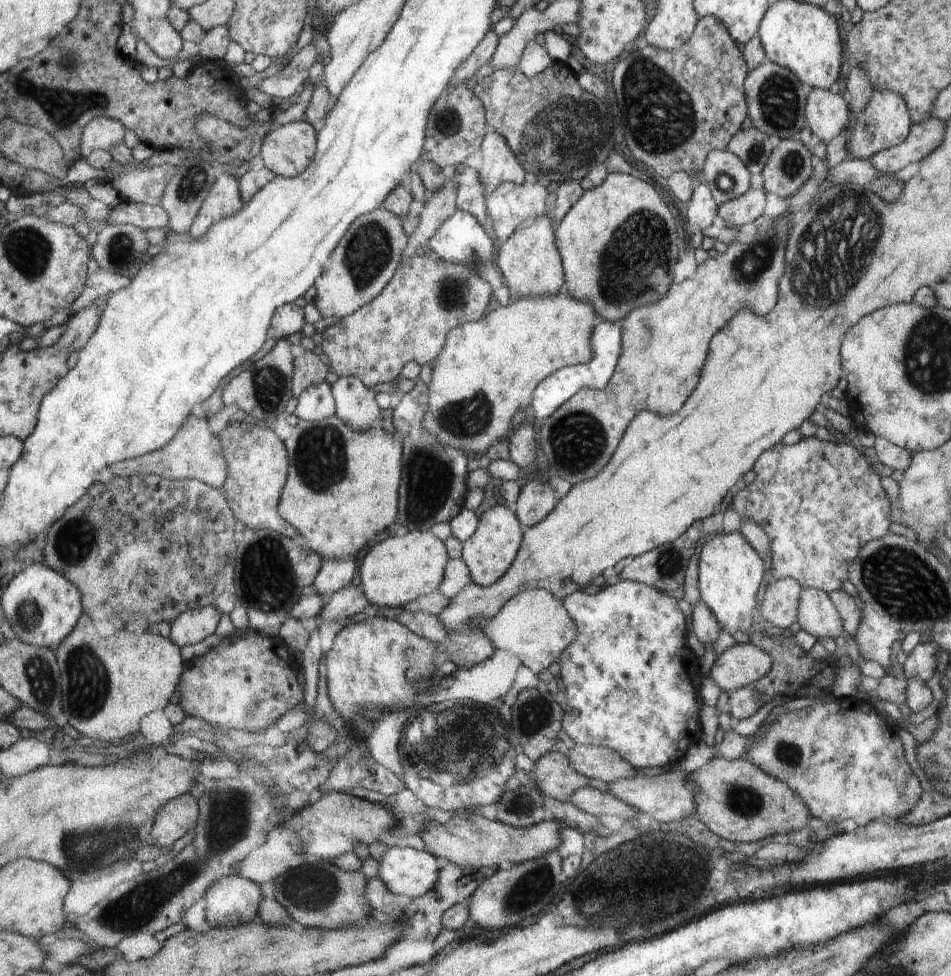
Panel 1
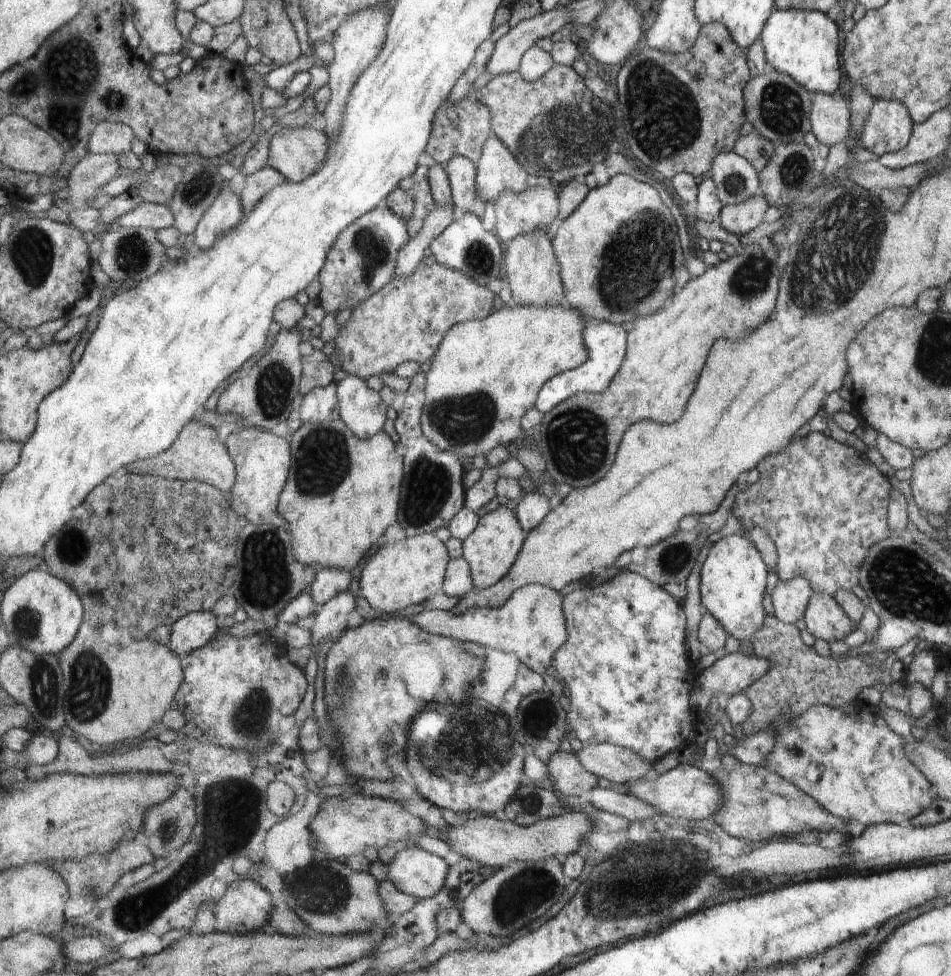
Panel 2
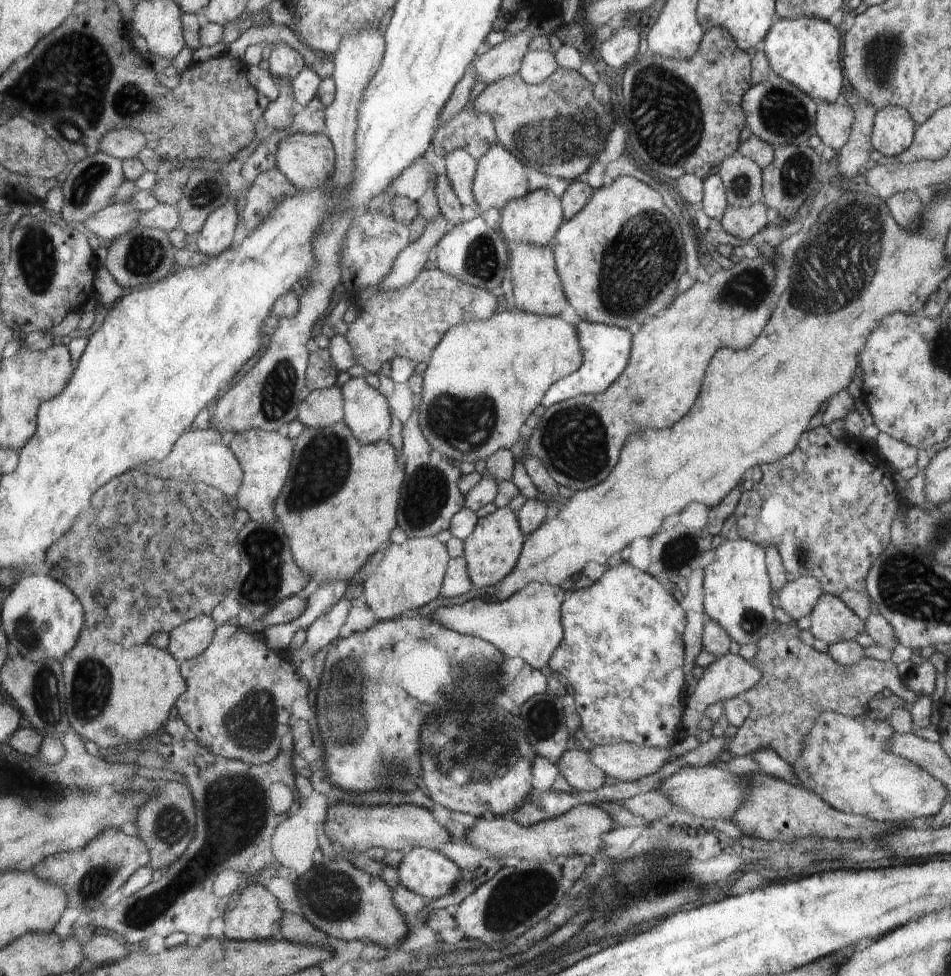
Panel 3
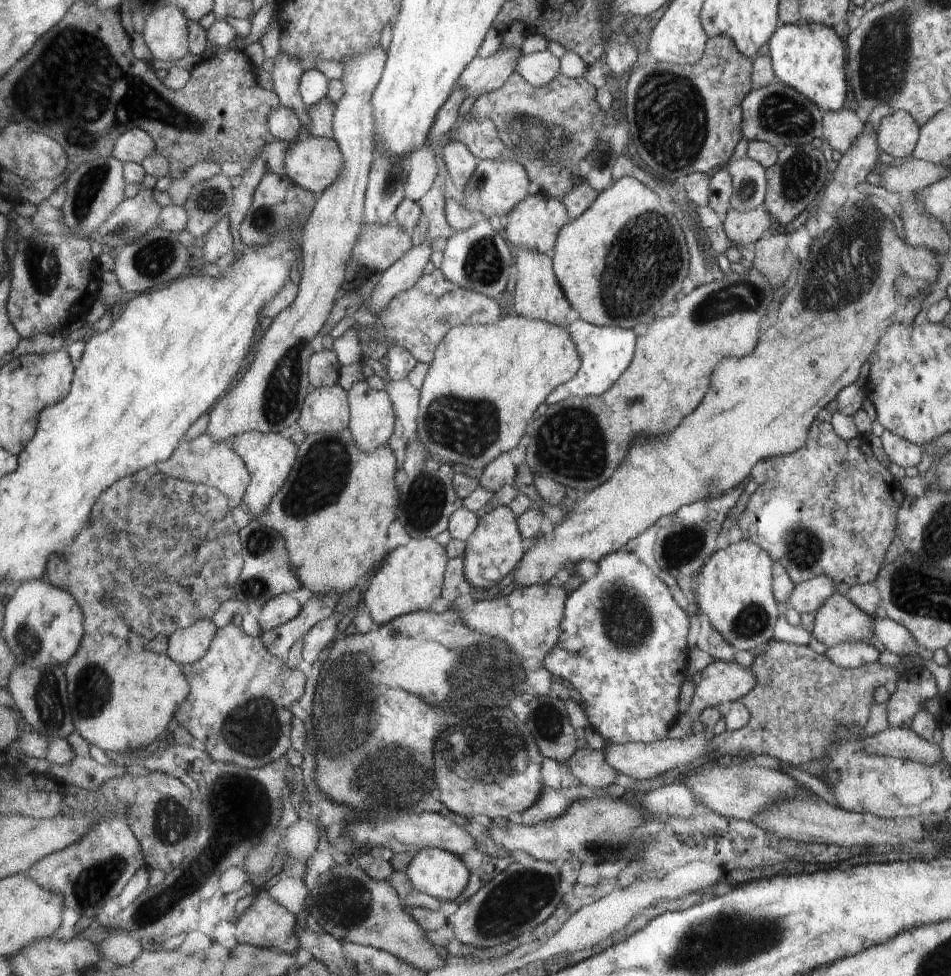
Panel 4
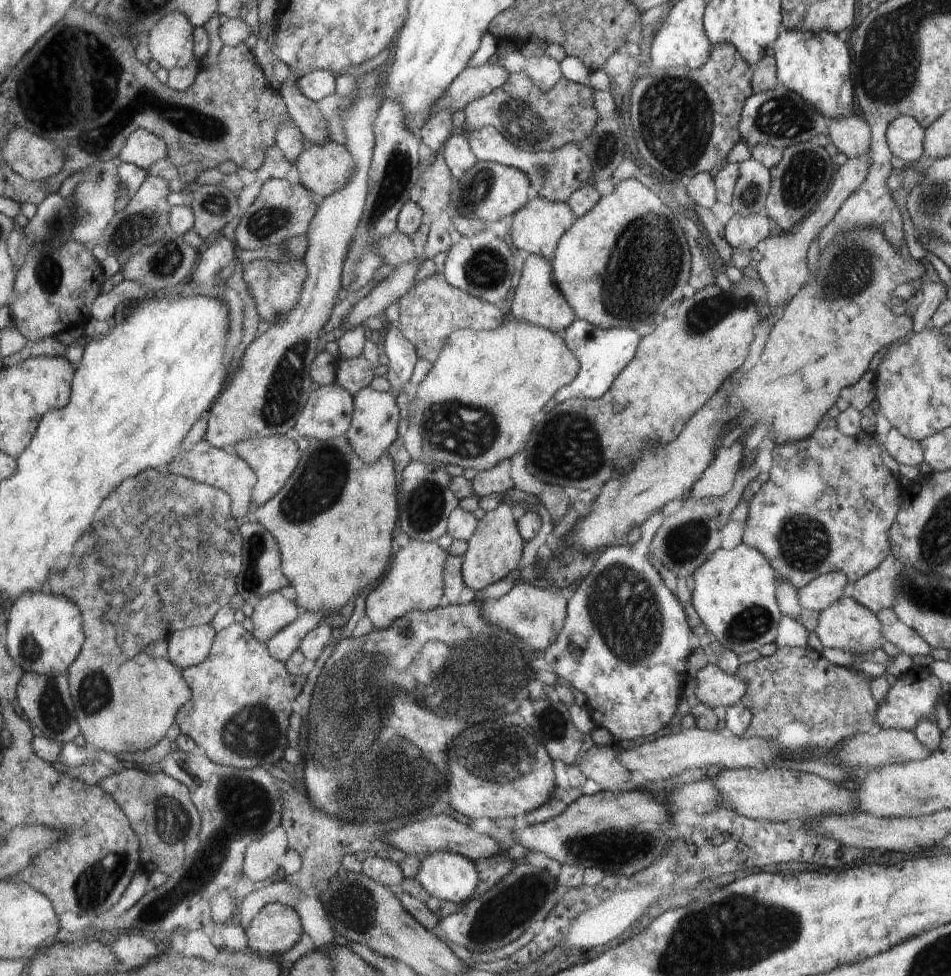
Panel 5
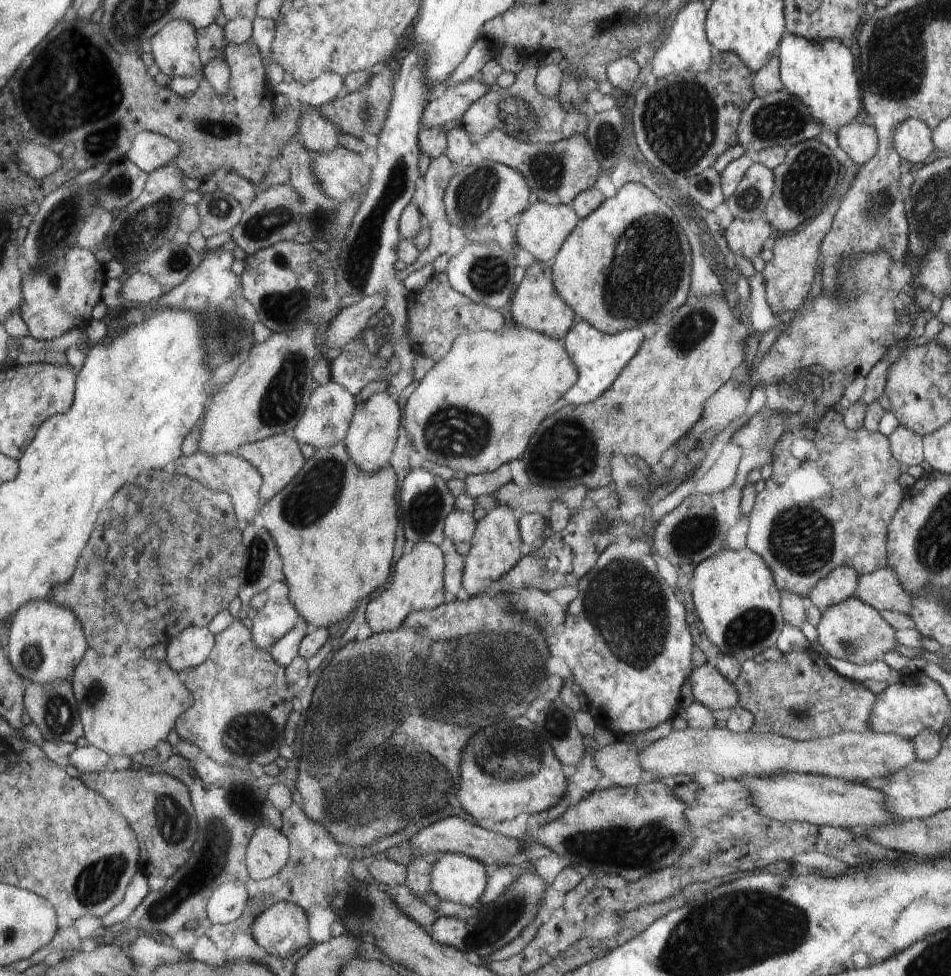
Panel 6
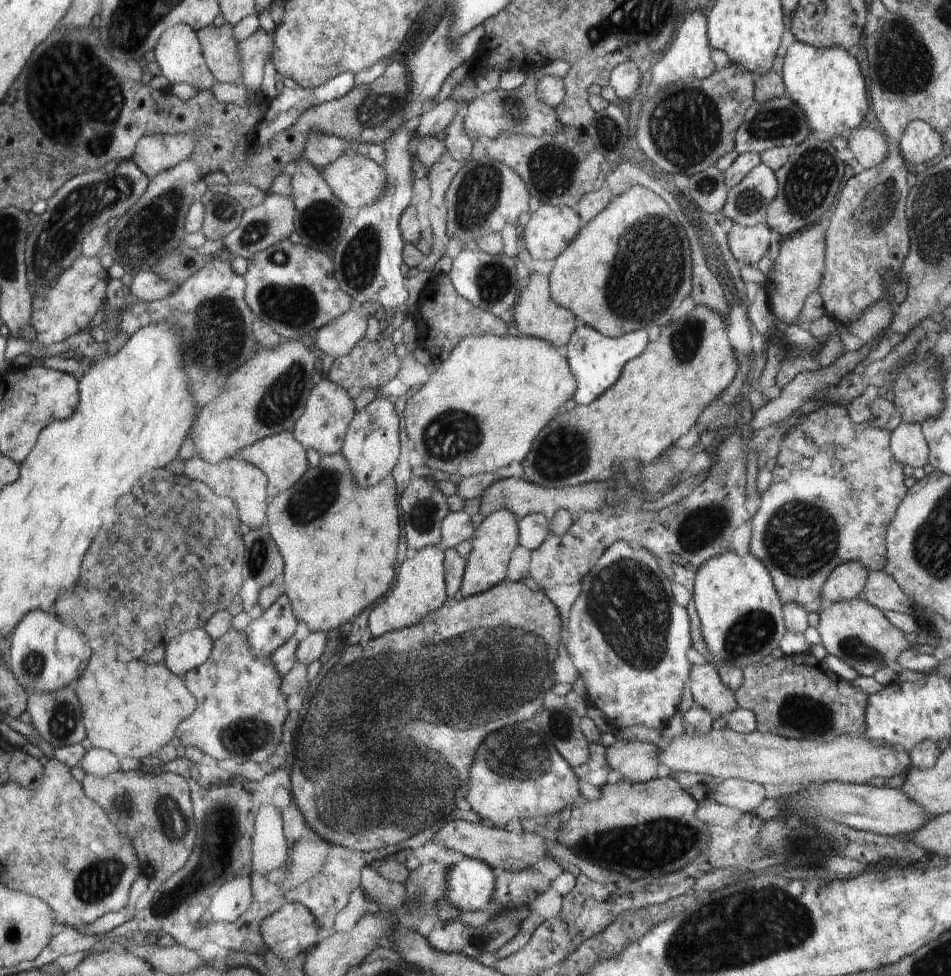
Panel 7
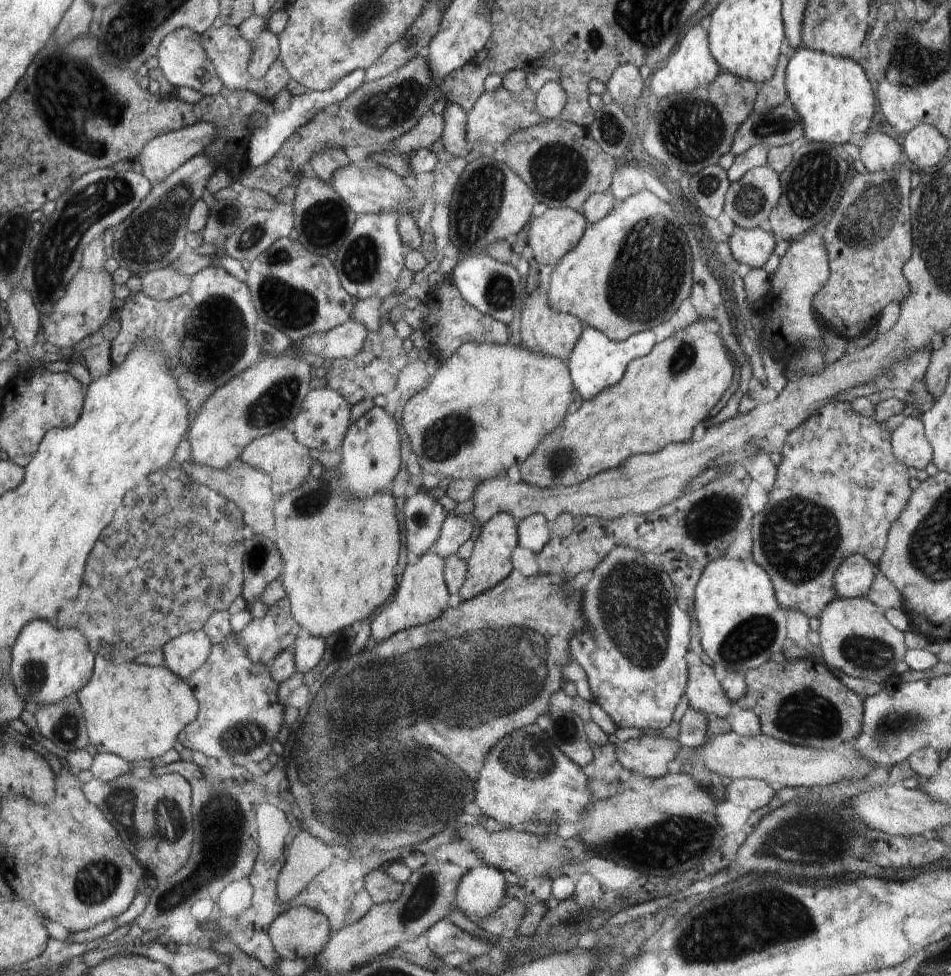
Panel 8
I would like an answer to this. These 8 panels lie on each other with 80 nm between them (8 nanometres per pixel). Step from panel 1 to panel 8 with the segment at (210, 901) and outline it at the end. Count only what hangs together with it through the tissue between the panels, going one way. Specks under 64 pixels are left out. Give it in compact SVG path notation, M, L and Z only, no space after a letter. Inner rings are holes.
M304 904L283 909L282 913L272 921L269 928L269 937L274 950L281 959L288 958L288 960L300 960L306 956L320 956L331 935L329 920L322 913L308 908Z

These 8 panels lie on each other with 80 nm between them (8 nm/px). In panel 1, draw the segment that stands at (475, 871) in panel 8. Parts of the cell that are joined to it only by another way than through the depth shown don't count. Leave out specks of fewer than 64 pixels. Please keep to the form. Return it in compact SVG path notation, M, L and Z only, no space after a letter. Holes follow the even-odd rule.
M390 847L378 862L378 877L395 895L405 894L414 900L435 888L437 884L436 858L420 847Z

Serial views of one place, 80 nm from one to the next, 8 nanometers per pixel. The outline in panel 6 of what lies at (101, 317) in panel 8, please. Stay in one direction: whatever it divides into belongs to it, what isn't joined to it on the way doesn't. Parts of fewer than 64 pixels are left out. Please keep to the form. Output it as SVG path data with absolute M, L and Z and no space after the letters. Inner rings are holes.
M74 246L63 259L39 267L34 273L24 276L20 315L30 330L29 336L51 341L75 328L84 329L90 322L90 312L98 304L100 290L104 286L102 282L106 280L104 268L98 264L94 255L89 250Z

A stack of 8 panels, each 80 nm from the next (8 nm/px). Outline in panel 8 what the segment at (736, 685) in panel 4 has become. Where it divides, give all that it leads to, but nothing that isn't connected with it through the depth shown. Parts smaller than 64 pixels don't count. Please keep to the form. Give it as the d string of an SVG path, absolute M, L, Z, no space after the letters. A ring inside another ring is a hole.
M705 663L691 664L689 688L686 691L690 708L715 717L729 717L736 705L726 696L714 670Z

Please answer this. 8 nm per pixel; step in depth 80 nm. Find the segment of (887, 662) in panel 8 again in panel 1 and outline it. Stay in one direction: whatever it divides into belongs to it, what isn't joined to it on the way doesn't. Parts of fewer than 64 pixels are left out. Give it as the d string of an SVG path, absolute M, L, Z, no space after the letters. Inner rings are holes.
M803 588L799 600L797 621L809 635L818 638L841 636L842 616L827 592Z

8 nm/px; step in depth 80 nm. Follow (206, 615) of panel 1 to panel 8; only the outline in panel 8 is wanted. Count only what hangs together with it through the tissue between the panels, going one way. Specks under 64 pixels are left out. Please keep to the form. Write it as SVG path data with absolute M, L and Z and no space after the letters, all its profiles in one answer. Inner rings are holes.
M203 630L180 635L163 648L163 666L187 679L197 668L208 662L208 654L212 654L212 643L210 636Z

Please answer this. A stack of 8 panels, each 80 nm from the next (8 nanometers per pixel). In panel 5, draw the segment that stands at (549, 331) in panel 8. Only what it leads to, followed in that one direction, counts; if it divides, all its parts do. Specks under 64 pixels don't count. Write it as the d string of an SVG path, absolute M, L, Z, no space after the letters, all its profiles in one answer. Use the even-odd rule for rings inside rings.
M530 255L524 264L518 286L515 288L514 299L508 307L509 316L518 321L544 327L555 333L563 333L575 322L573 307L558 290L556 277L552 276L551 261L541 255Z

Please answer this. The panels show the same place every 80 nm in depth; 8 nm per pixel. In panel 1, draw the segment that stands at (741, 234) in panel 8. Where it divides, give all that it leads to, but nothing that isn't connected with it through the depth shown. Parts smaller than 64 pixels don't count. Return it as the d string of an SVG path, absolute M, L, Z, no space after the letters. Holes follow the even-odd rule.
M750 187L738 199L719 205L717 211L728 227L744 226L748 222L756 222L756 218L764 212L764 206L766 206L764 190Z

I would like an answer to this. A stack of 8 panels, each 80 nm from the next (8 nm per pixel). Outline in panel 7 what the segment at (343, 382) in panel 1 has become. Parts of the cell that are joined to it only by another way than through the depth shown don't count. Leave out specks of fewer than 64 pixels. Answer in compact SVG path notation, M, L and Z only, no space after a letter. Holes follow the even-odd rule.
M376 398L366 408L356 412L345 436L341 453L353 473L353 479L362 487L373 487L392 476L392 468L398 462L400 440L398 440L400 416L387 398Z

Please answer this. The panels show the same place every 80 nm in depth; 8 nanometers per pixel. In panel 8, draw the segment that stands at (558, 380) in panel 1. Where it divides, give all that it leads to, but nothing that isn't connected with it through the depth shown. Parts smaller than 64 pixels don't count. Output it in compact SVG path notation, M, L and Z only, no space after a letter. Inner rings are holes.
M585 326L568 360L573 386L583 400L594 399L605 388L621 382L632 360L648 355L656 346L654 332L639 332L623 341L613 341L597 328Z

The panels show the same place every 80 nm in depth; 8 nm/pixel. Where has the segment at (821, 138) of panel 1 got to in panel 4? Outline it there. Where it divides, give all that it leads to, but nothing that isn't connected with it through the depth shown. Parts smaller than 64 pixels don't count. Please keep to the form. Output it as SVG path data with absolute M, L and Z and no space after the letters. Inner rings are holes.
M848 108L823 113L823 140L826 149L838 150L843 155L853 147L864 131L865 124Z

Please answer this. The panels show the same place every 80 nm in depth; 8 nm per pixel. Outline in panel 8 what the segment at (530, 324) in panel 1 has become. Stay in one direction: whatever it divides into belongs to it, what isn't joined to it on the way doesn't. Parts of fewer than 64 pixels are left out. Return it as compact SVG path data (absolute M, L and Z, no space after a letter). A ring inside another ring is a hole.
M469 342L461 344L460 350L454 352L452 356L442 360L441 366L437 369L431 378L431 382L424 388L416 392L407 400L402 413L404 430L408 434L410 442L412 442L412 450L418 456L417 462L421 467L422 475L434 475L438 478L453 479L470 479L475 481L485 481L506 472L510 466L520 466L524 460L536 450L541 440L552 432L554 428L558 428L564 422L566 416L566 408L571 406L573 401L574 386L572 377L569 373L569 367L556 357L546 356L544 353L534 353L533 350L524 347L508 345L493 345L492 343L475 343Z

